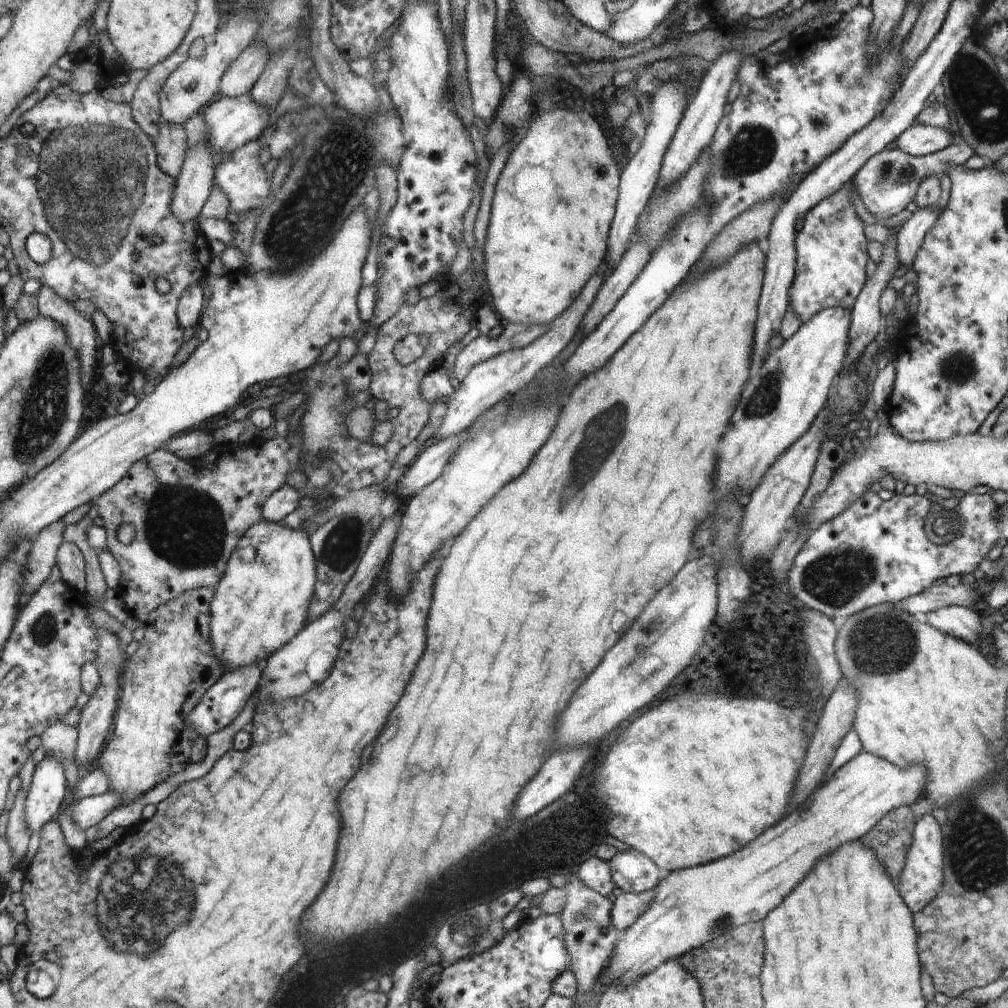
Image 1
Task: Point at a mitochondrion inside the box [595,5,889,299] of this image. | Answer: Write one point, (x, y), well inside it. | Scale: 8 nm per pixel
(752, 147)

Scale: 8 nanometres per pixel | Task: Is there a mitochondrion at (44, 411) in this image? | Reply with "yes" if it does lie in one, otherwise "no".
yes

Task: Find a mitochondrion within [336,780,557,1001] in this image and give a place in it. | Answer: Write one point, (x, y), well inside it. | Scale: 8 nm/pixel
(385, 951)

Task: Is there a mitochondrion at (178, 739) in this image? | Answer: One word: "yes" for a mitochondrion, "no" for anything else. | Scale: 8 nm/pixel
no

